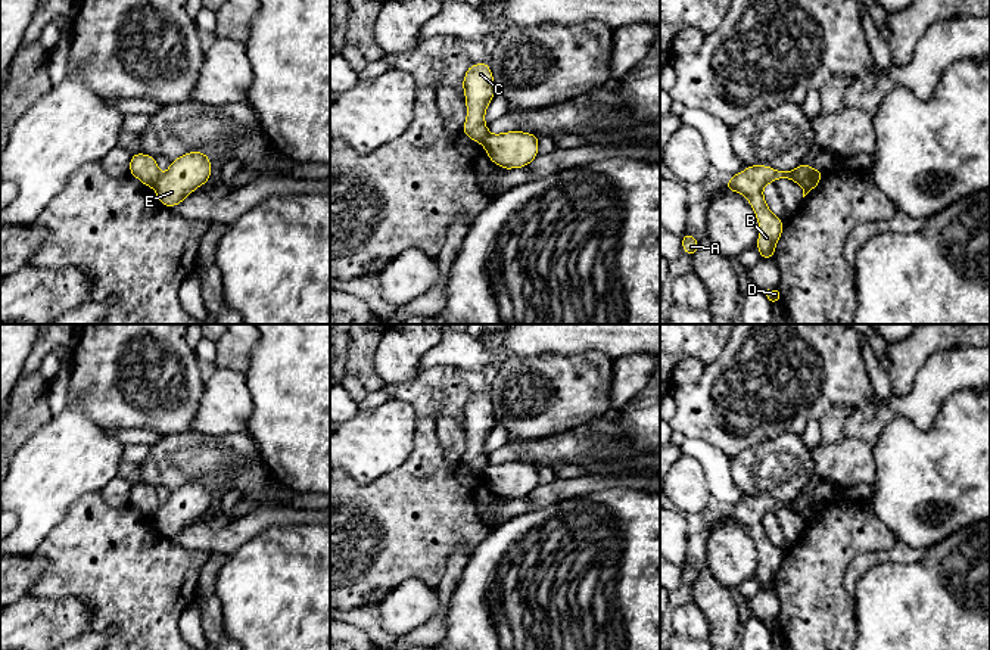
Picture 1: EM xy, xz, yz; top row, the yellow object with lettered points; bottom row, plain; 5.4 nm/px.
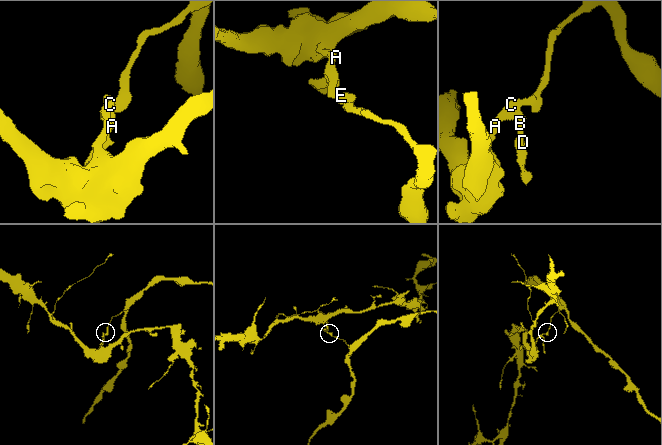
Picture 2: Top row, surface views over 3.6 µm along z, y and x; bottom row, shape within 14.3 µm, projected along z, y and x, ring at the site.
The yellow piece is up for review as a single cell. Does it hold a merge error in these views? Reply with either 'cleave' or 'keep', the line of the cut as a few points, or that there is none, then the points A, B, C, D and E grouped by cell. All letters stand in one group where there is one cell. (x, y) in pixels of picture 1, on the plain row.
cleave; cut yz (815, 500), (800, 515); groups A B C D / E

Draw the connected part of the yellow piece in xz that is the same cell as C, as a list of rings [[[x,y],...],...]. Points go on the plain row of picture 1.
[[[485,392],[470,395],[463,410],[463,420],[466,426],[467,448],[461,461],[473,472],[483,475],[489,466],[489,460],[485,454],[485,444],[496,423],[489,395]]]

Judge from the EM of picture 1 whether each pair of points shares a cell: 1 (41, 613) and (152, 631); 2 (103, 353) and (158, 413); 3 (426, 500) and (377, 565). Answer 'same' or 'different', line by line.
1: different
2: same
3: same

